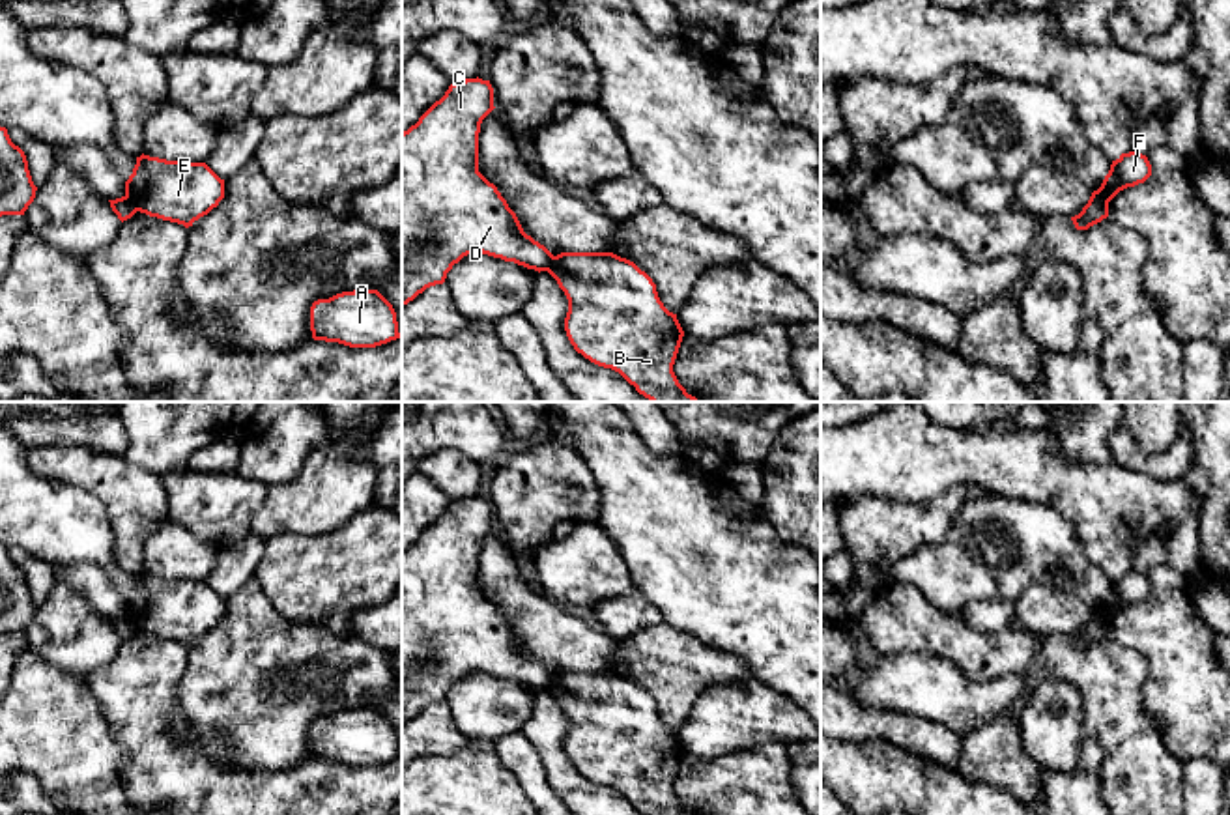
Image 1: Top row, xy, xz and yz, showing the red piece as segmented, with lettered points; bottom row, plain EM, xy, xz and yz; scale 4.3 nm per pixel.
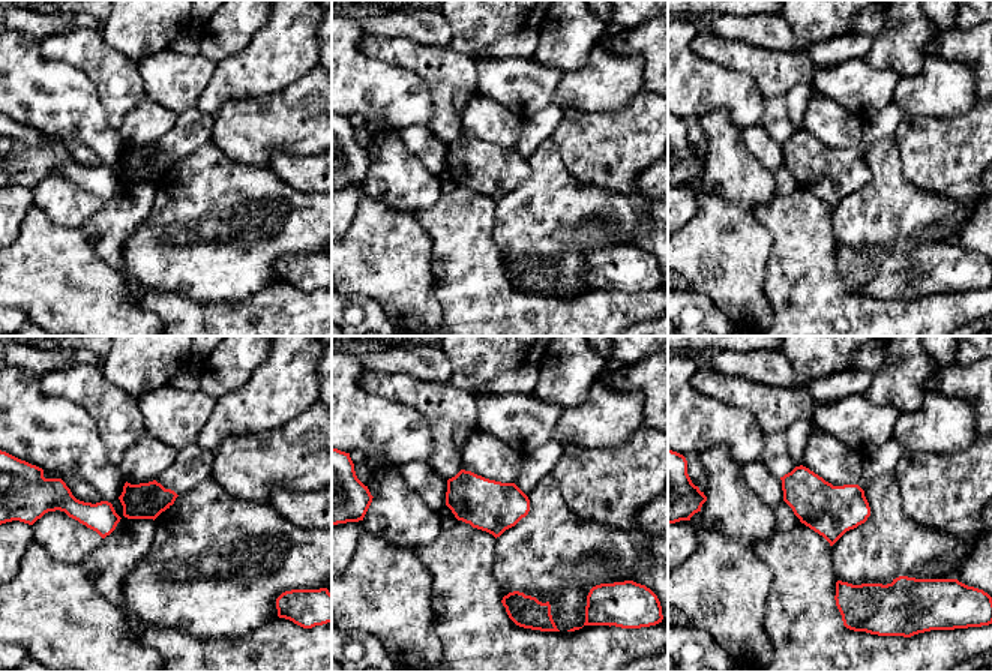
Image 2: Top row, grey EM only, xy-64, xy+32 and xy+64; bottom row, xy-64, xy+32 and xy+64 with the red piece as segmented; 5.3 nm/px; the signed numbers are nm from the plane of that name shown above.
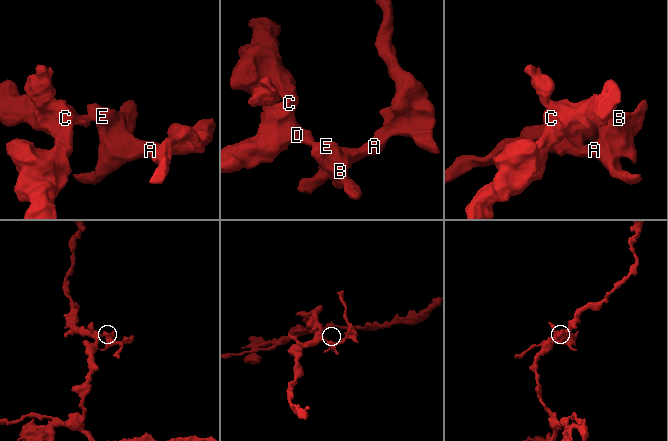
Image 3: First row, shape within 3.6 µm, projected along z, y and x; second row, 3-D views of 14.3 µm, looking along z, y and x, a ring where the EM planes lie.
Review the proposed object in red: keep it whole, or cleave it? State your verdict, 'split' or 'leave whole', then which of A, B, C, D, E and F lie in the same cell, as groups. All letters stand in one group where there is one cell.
split; groups A B E F / C D

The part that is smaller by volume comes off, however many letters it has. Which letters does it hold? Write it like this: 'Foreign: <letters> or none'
Foreign: A, B, E, F

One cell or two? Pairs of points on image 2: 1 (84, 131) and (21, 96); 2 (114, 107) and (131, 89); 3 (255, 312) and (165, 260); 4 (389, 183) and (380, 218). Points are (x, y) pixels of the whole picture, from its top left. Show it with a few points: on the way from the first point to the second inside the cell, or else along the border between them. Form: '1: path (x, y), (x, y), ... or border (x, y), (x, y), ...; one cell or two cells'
1: path (69, 114), (51, 96), (38, 96); one cell
2: path (117, 102), (126, 93); one cell
3: border (267, 284), (243, 299), (204, 300), (201, 303); two cells
4: border (366, 192), (398, 210), (416, 216); two cells

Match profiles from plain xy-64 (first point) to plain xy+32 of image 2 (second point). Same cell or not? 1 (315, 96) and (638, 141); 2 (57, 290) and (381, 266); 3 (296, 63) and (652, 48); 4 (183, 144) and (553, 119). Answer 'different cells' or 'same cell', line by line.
1: same cell
2: same cell
3: different cells
4: same cell

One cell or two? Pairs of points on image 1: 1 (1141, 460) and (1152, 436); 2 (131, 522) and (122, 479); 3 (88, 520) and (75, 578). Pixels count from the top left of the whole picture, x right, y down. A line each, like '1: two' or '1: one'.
1: two
2: one
3: two

